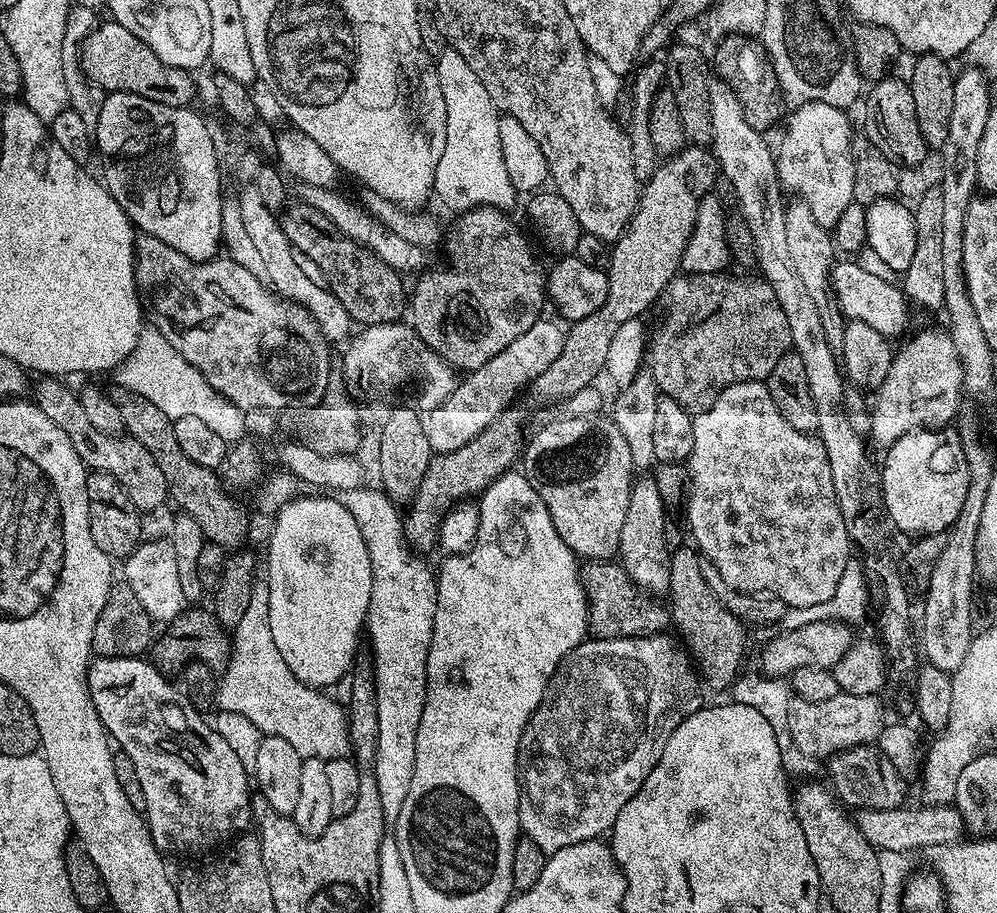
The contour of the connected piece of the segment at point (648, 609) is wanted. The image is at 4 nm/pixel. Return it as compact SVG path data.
M588 562L581 567L580 581L584 587L584 593L588 596L588 631L597 640L617 640L618 638L638 638L639 636L658 636L665 631L666 626L670 624L669 605L662 602L659 604L659 599L653 598L649 593L640 591L640 588L632 581L630 574L626 574L624 565L619 562Z

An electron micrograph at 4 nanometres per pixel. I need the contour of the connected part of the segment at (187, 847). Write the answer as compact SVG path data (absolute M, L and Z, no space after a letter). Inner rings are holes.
M134 656L93 659L88 666L90 698L109 737L118 745L119 751L134 762L134 770L142 782L143 811L154 846L165 854L204 852L223 840L231 841L250 824L253 797L253 793L248 792L250 772L245 761L243 764L239 754L232 749L231 742L219 736L200 717L203 716L201 709L194 707L191 699L181 689L180 693L155 663L148 661L147 664L146 661Z

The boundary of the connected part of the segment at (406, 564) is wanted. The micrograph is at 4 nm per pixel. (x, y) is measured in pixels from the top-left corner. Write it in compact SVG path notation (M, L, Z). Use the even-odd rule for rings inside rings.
M368 487L339 493L338 499L350 514L354 514L354 522L358 522L362 542L366 542L370 554L372 589L366 640L372 643L370 655L372 669L376 671L376 778L384 822L392 826L398 818L398 810L402 810L402 801L406 798L406 790L410 790L410 778L414 774L418 722L422 722L422 706L426 702L426 658L434 630L437 573L428 569L424 561L427 559L409 548L397 505L379 487Z

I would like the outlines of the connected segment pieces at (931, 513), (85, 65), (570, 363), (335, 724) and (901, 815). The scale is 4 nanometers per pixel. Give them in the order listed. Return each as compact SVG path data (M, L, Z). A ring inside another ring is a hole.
M928 430L928 440L924 440L924 452L916 456L916 452L904 452L907 438L896 440L887 449L884 456L884 469L878 472L879 491L882 493L882 508L892 519L892 524L900 532L905 532L908 538L922 536L936 536L946 533L952 523L962 511L962 502L965 501L967 487L960 484L960 488L952 488L956 480L944 480L944 476L956 476L956 472L928 472L924 468L924 460L936 452L936 431Z
M115 22L97 23L94 34L86 38L82 46L80 61L82 70L90 83L98 85L109 92L129 92L142 98L150 98L150 102L162 102L162 106L187 108L196 96L196 84L192 81L193 73L186 68L166 66L142 38L130 34L126 26Z
M685 146L680 153L663 161L656 173L646 181L636 212L626 231L610 248L608 258L608 293L606 302L594 314L571 321L564 333L562 351L530 385L536 404L566 401L578 390L597 383L596 375L603 373L606 354L614 334L624 322L641 319L643 312L663 297L668 284L681 271L682 254L692 237L698 206L703 196L715 189L721 175L716 157L704 146Z
M257 579L250 607L238 621L231 637L232 660L218 680L215 707L224 712L233 712L249 720L264 736L286 738L301 758L309 756L319 760L333 760L348 756L350 737L348 735L348 713L340 708L323 691L306 686L282 662L278 646L270 634L270 606L268 605L267 579Z
M952 804L923 805L920 808L908 808L901 806L894 810L870 810L869 808L859 809L854 816L855 822L862 831L862 836L866 838L871 845L874 845L877 851L883 852L915 852L918 848L928 848L932 850L942 845L957 844L963 839L966 829L961 812Z

